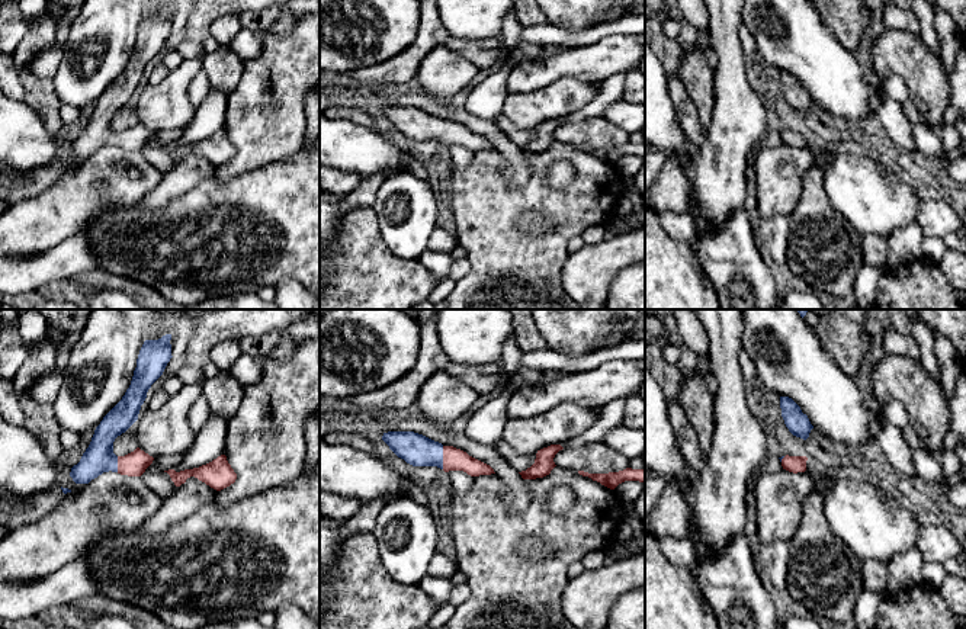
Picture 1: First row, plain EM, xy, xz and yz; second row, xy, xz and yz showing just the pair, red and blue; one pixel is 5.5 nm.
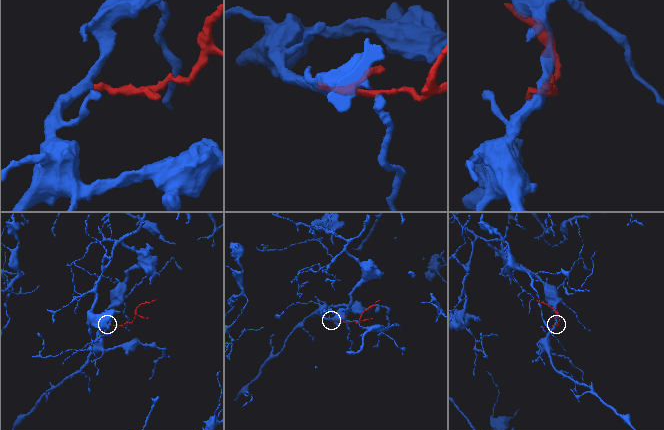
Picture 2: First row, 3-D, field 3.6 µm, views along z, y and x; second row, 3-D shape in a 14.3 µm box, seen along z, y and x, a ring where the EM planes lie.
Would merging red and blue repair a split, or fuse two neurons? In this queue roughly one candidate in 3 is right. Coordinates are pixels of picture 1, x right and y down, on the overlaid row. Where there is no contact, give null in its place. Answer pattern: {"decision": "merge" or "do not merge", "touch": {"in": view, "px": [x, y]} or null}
{"decision": "merge", "touch": {"in": "xz", "px": [443, 458]}}

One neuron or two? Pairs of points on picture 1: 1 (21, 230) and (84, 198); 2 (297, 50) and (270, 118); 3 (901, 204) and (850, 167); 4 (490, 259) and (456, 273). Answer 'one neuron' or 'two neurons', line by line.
1: one neuron
2: one neuron
3: one neuron
4: two neurons

